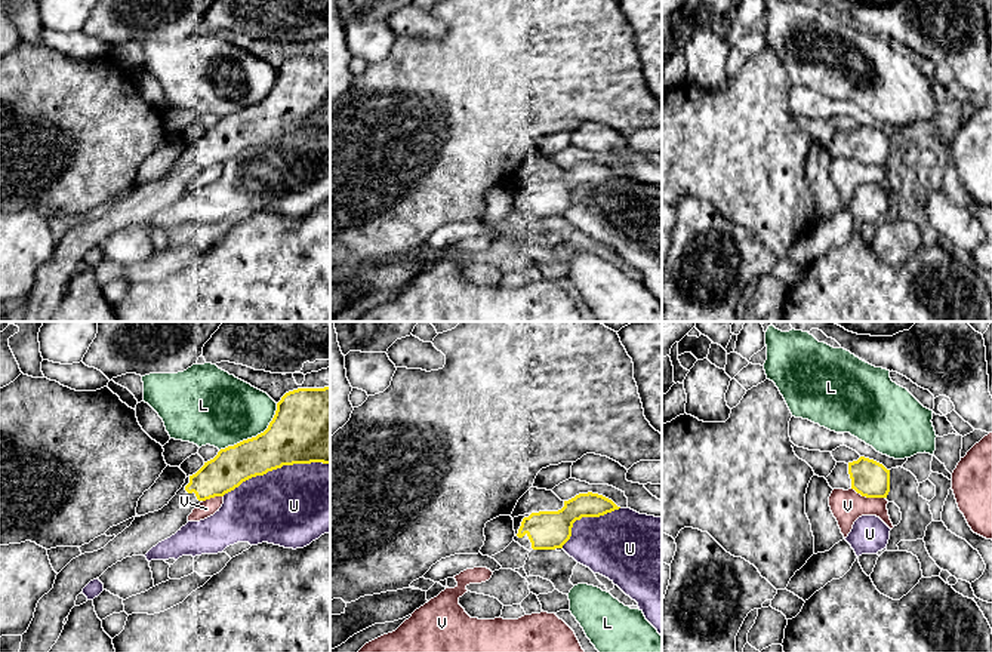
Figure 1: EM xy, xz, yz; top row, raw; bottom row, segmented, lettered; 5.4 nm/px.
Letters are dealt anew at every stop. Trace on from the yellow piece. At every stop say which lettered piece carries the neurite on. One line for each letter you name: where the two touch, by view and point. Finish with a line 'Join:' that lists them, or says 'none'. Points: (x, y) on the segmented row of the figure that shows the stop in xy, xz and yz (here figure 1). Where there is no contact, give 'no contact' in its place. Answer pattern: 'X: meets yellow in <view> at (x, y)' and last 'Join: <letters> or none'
Join: none

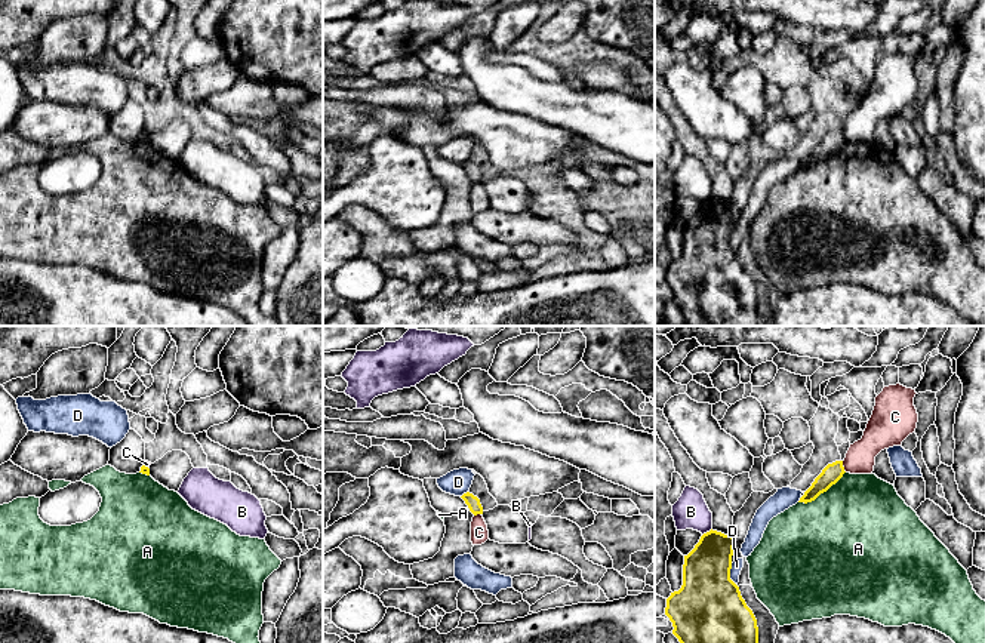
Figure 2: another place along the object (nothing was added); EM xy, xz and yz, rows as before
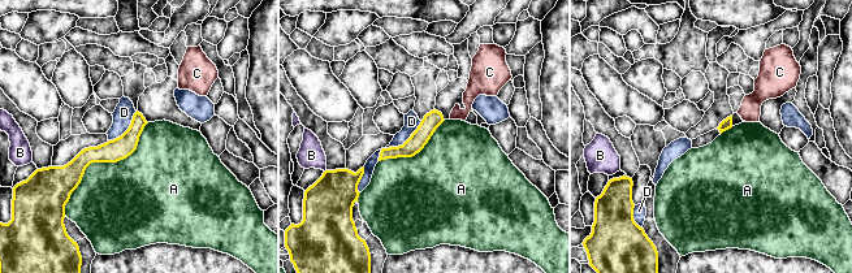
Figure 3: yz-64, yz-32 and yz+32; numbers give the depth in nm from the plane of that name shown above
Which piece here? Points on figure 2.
Join: none

